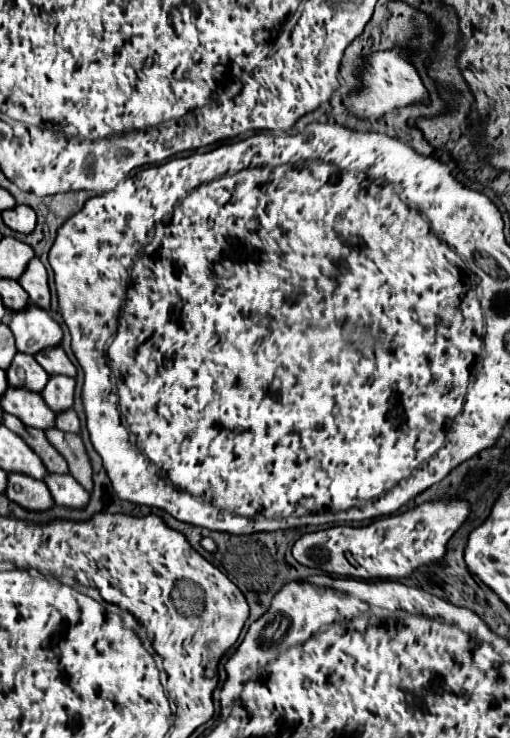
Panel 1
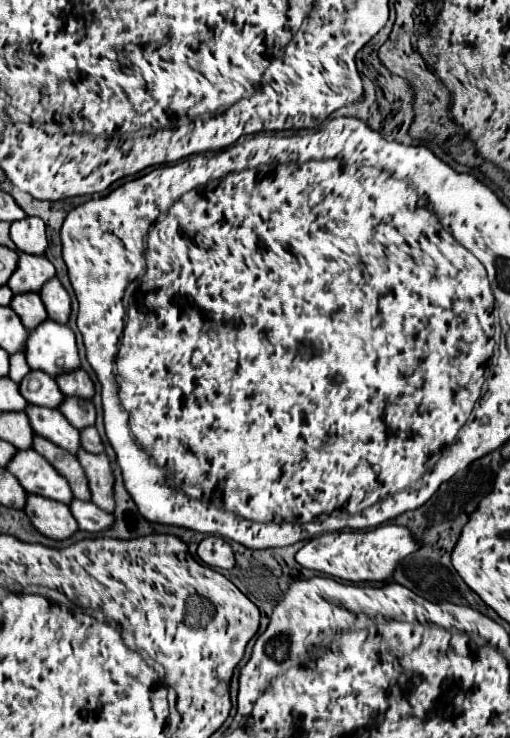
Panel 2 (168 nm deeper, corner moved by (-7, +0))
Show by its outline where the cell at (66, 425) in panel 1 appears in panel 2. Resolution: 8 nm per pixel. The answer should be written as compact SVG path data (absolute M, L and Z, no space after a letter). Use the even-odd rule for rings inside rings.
M88 427L88 431L80 431L82 435L82 447L88 453L104 453L104 445L100 441L100 435L96 427Z

